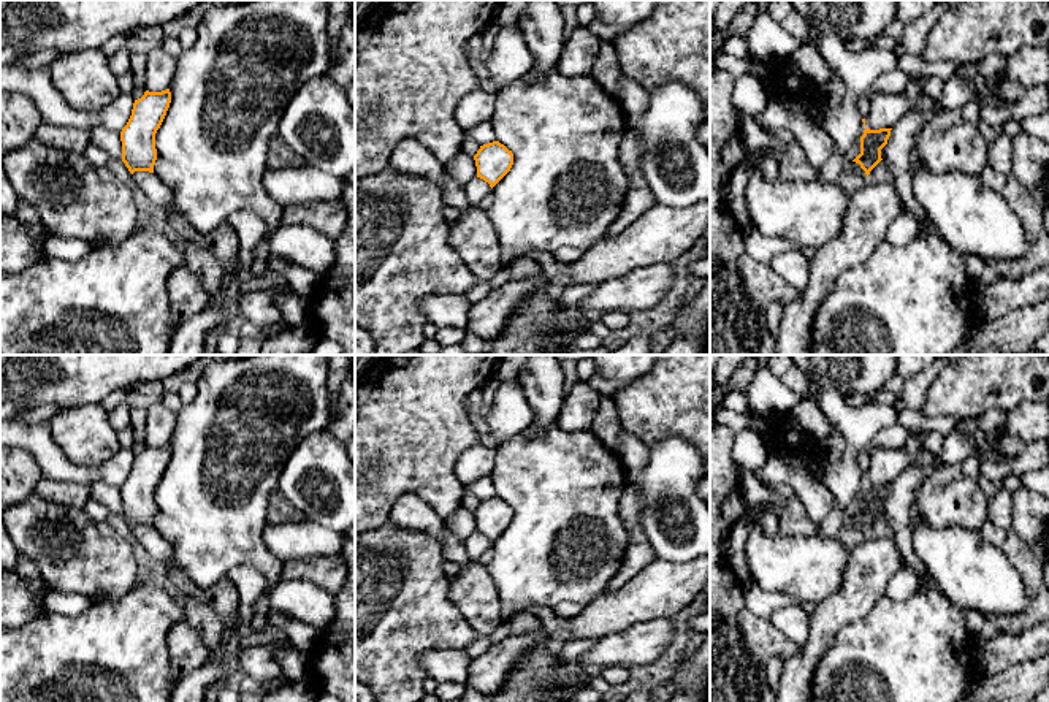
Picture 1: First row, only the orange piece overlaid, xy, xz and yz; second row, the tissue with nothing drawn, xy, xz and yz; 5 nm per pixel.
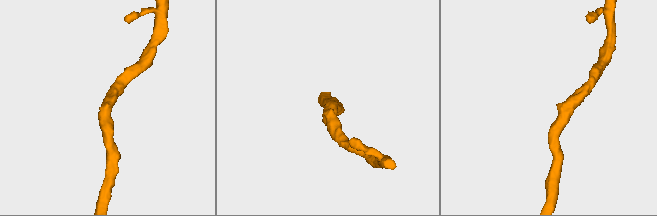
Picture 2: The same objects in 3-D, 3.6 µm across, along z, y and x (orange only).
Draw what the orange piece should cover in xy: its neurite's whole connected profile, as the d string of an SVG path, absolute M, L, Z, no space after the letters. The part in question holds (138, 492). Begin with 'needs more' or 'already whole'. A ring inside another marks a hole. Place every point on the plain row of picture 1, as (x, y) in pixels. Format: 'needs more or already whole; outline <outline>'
already whole; outline M170 444L149 447L133 458L132 471L120 486L122 517L135 526L154 528L157 515L155 488L160 483L171 458Z

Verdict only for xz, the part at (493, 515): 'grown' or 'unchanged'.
unchanged

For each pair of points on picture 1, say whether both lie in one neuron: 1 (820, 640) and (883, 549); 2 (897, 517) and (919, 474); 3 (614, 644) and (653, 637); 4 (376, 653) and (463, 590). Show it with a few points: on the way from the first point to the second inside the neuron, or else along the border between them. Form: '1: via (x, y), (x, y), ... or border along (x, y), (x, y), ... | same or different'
1: via (831, 618), (861, 588), (869, 571) | same
2: via (899, 506), (902, 493), (908, 485) | same
3: via (623, 644), (626, 640), (644, 640) | same
4: border along (449, 583), (450, 602), (473, 629) | different

